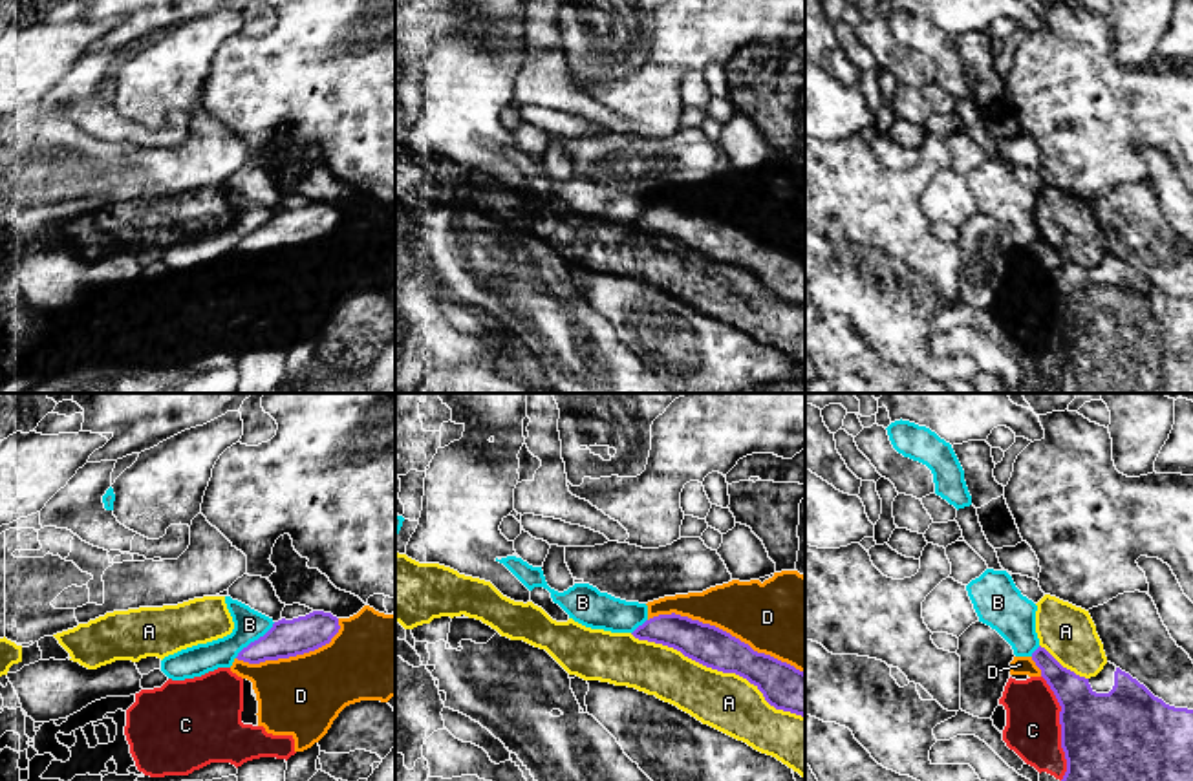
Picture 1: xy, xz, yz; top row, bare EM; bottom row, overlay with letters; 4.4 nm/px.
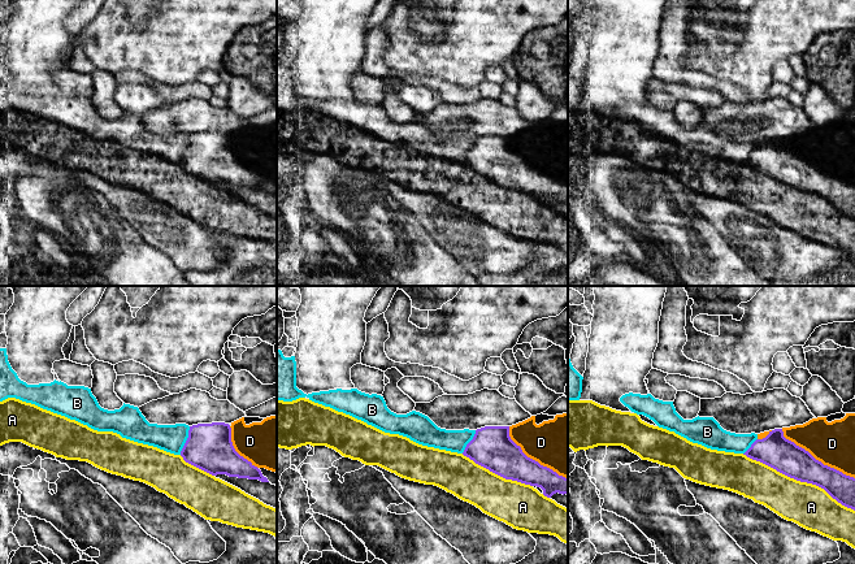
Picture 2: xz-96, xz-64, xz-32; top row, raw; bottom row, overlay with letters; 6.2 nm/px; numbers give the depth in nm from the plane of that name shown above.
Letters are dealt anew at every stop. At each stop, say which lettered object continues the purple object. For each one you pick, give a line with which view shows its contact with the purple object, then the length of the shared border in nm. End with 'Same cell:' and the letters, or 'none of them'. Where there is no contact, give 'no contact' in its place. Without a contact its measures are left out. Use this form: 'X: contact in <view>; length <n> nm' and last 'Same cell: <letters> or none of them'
Same cell: none of them

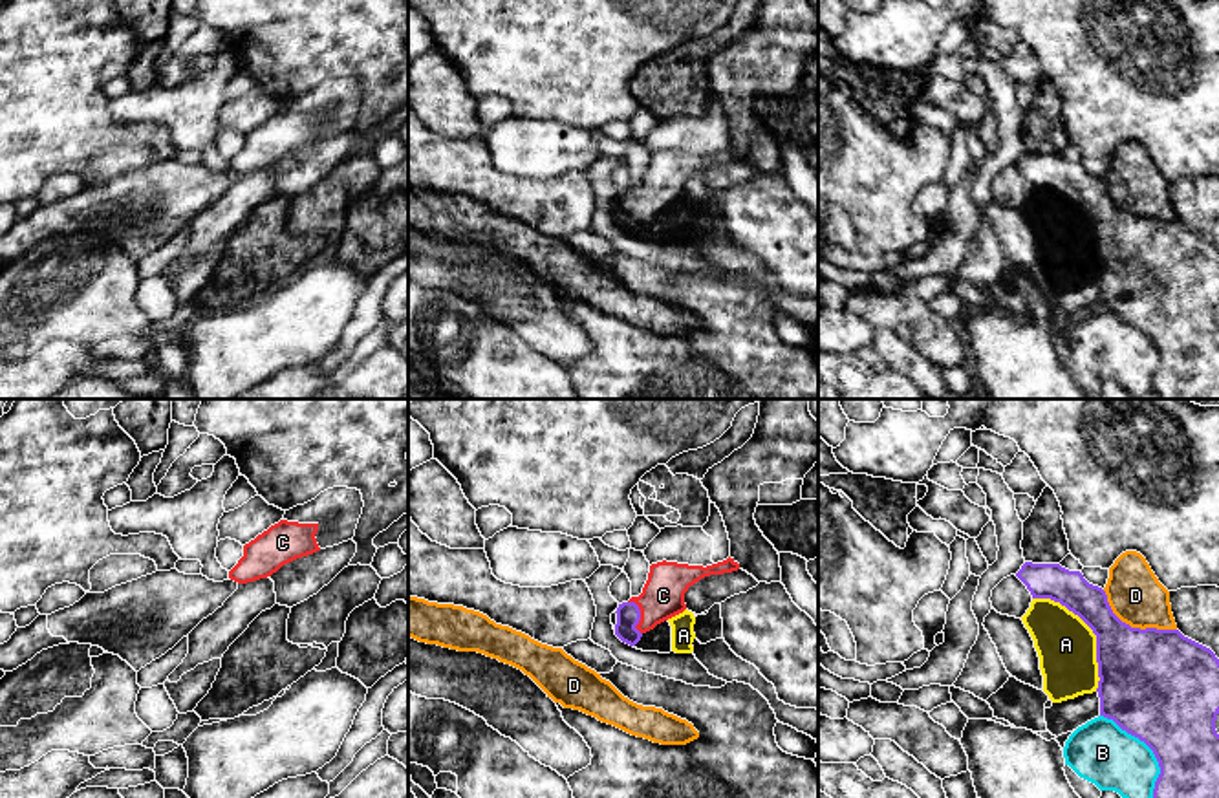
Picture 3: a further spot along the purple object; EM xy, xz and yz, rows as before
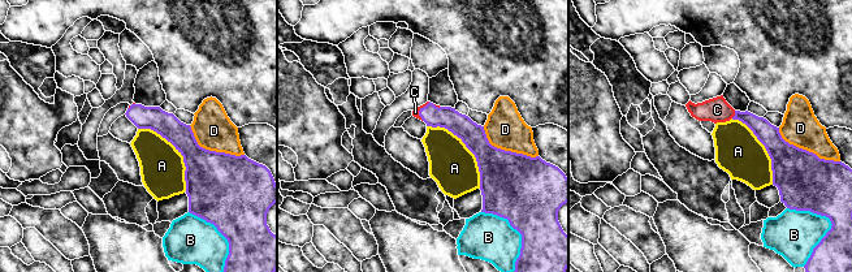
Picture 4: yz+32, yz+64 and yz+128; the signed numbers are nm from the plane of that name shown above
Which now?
C: contact in xz; length 160 nm
Same cell: C

